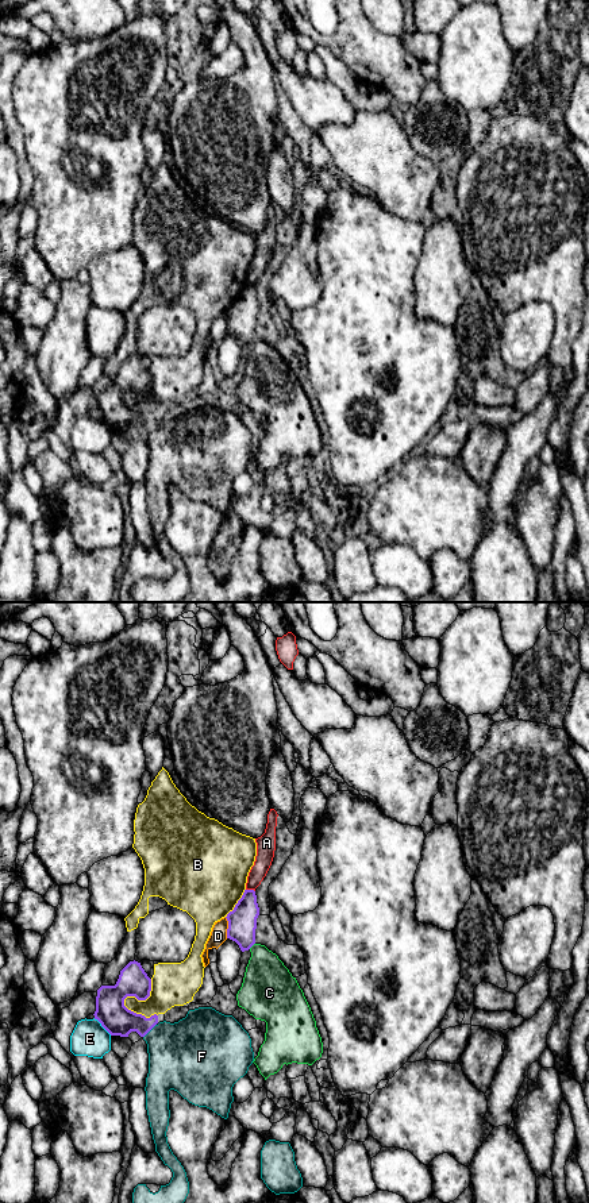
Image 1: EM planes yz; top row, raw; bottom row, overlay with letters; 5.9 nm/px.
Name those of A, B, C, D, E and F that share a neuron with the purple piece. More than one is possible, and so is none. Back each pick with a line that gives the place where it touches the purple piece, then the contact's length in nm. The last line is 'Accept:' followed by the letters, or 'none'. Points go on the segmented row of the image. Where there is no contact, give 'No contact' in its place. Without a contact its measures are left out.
Accept: none

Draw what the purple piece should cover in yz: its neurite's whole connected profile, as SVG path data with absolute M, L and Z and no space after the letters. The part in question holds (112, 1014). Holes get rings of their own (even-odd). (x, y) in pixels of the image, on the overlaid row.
M130 961L119 975L115 986L101 986L97 990L95 1019L111 1036L128 1037L136 1032L145 1037L157 1023L158 1015L146 1018L124 1006L127 996L135 996L138 1000L146 1000L150 996L151 979L147 976L140 963Z

